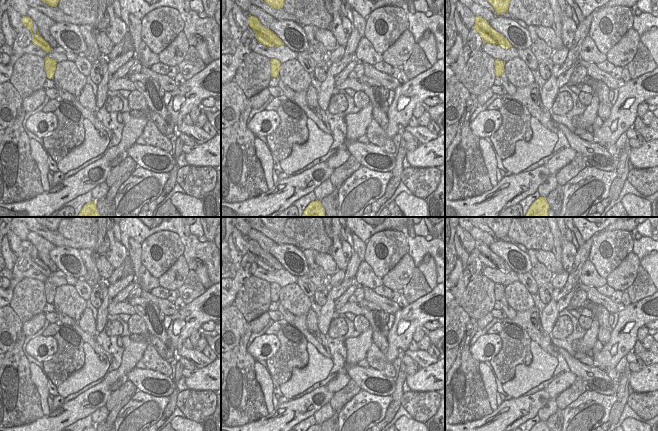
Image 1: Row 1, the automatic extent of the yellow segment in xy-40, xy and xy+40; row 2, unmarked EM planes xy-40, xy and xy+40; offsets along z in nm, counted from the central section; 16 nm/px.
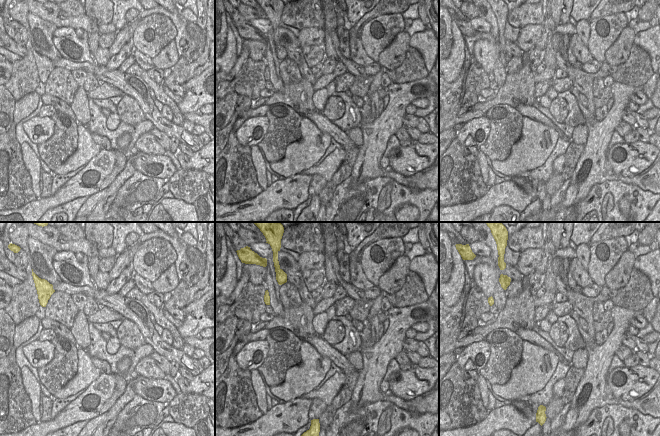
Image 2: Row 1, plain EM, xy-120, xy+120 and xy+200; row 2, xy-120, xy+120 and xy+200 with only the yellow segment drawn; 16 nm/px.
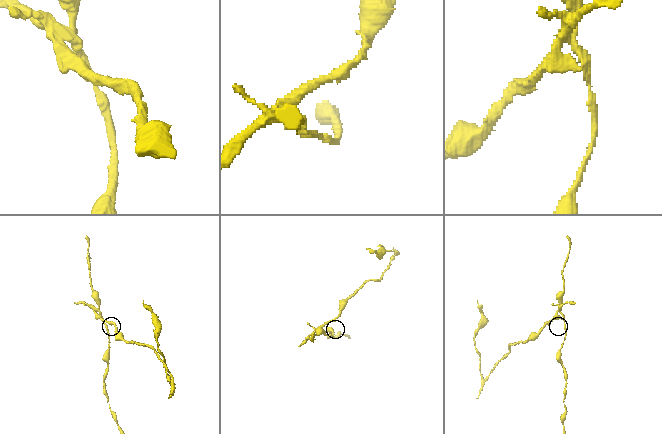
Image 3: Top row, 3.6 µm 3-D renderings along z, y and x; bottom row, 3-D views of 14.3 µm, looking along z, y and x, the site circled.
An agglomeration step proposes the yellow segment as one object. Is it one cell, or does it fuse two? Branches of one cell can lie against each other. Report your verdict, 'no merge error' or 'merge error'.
merge error

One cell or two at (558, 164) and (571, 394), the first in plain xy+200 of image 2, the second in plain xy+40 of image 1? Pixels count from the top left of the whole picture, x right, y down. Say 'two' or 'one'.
two

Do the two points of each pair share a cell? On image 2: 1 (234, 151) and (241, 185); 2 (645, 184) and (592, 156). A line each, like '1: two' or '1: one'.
1: one
2: one

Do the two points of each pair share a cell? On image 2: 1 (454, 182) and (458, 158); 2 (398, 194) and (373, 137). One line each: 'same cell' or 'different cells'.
1: same cell
2: different cells

